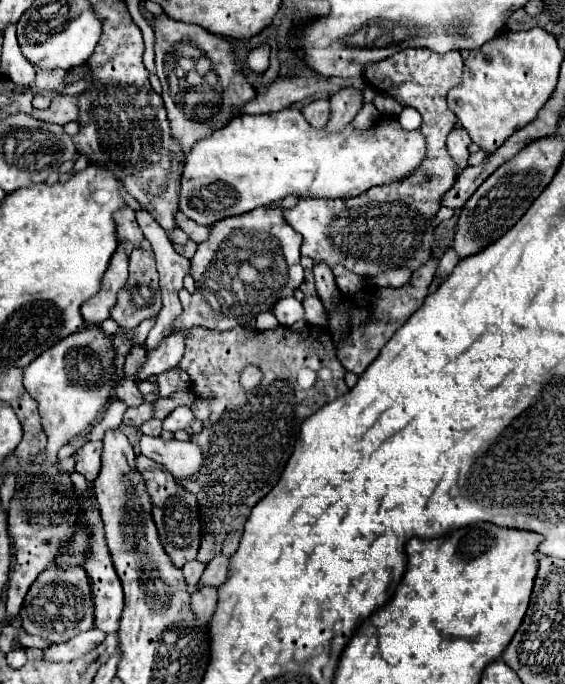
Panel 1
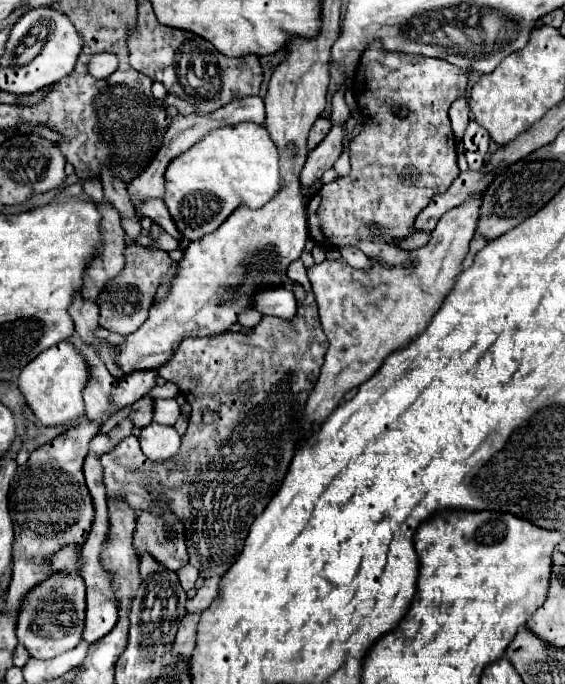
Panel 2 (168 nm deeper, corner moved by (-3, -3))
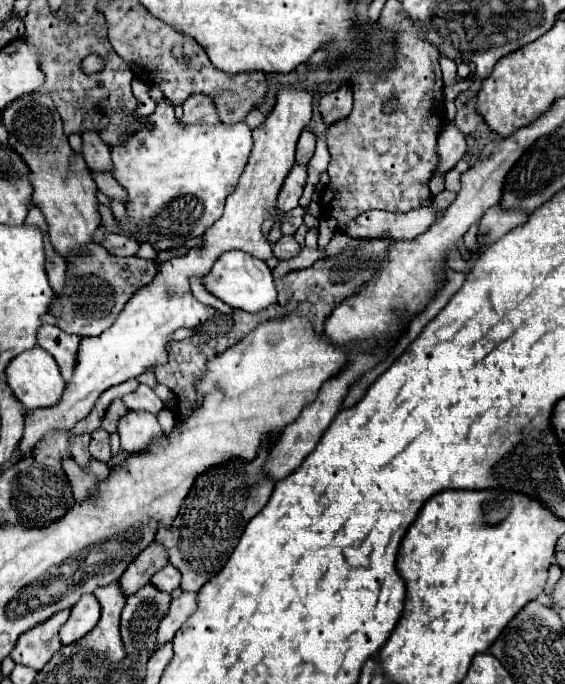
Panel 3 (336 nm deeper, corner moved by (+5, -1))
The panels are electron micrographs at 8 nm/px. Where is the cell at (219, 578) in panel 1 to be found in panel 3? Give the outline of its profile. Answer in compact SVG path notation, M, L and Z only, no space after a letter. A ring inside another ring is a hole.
M183 592L177 600L171 602L169 612L165 614L163 622L159 622L159 634L157 634L159 646L163 642L173 640L175 632L187 622L187 618L195 612L195 608L197 608L197 594L195 592Z

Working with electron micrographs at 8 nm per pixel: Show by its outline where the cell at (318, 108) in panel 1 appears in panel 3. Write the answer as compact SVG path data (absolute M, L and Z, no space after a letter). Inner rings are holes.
M303 130L297 142L297 164L307 164L315 152L315 132Z

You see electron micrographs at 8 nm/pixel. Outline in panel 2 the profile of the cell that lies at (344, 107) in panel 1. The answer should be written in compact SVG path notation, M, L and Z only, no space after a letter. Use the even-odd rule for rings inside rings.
M333 126L331 132L325 136L325 140L315 150L309 152L307 162L305 162L301 176L299 176L303 188L315 184L323 176L323 172L335 164L335 160L341 154L343 130L345 130L345 126Z

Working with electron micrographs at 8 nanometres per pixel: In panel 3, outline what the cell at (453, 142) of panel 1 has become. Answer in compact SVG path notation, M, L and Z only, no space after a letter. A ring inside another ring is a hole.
M441 56L441 72L443 72L443 84L445 84L447 88L457 84L457 66L455 66L453 60Z

